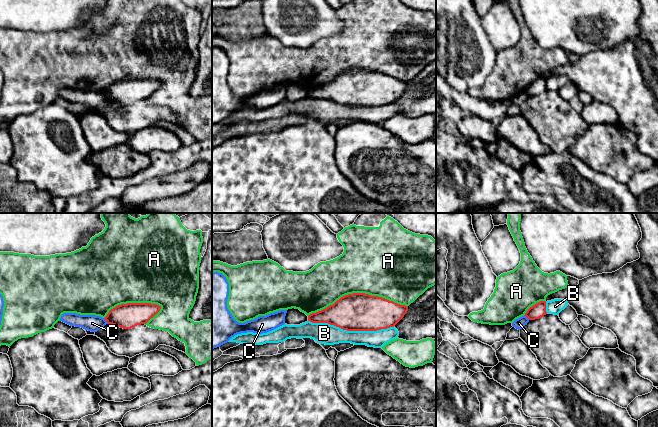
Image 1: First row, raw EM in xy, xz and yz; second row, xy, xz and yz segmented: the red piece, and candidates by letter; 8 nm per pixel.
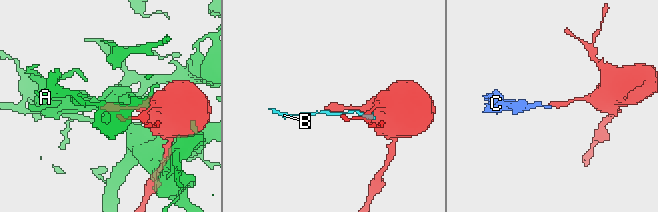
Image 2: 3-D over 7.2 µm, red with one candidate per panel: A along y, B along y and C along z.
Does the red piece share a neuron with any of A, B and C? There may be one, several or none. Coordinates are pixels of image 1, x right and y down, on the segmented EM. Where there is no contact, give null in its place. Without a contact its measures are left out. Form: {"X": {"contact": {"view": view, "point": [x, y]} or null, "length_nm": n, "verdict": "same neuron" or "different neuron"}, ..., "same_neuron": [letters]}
{"A": {"contact": {"view": "xz", "point": [357, 293]}, "length_nm": 800, "verdict": "different neuron"}, "B": {"contact": {"view": "xz", "point": [351, 330]}, "length_nm": 700, "verdict": "different neuron"}, "C": {"contact": {"view": "xy", "point": [106, 320]}, "length_nm": 60, "verdict": "different neuron"}, "same_neuron": []}

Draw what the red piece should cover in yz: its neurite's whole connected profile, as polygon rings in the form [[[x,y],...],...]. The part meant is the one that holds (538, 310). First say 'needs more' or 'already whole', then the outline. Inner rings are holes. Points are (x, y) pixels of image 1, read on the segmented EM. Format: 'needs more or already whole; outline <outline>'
already whole; outline [[[540,301],[540,302],[536,303],[535,305],[533,305],[532,307],[530,307],[527,310],[527,312],[525,313],[525,316],[529,320],[535,320],[535,319],[539,319],[539,318],[543,317],[546,314],[547,314],[546,301]]]

